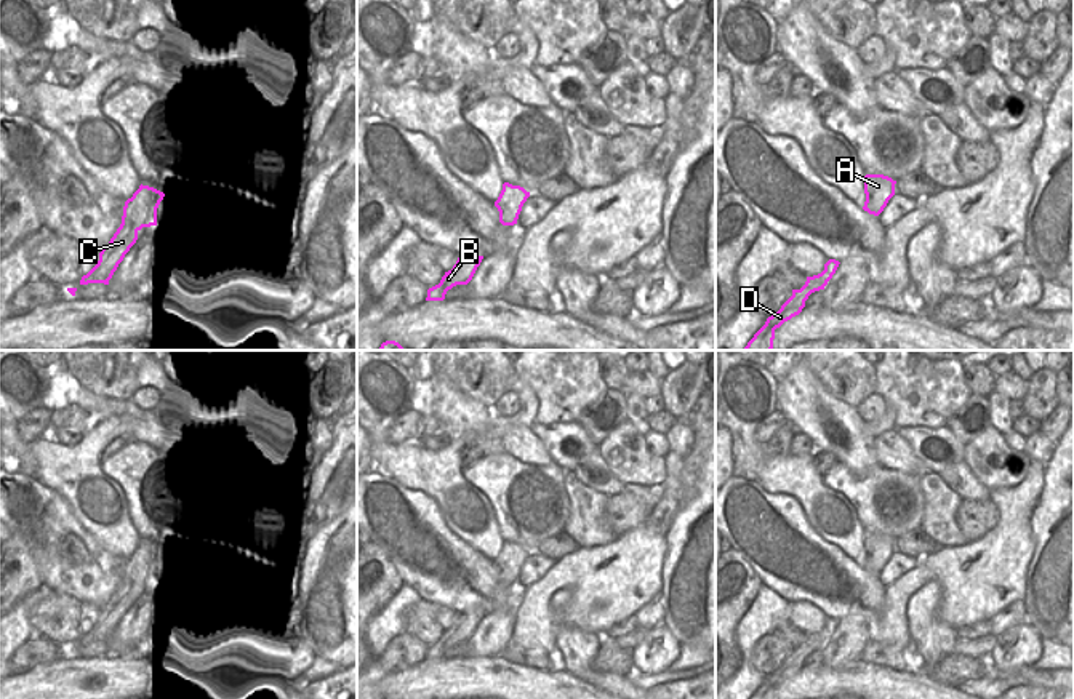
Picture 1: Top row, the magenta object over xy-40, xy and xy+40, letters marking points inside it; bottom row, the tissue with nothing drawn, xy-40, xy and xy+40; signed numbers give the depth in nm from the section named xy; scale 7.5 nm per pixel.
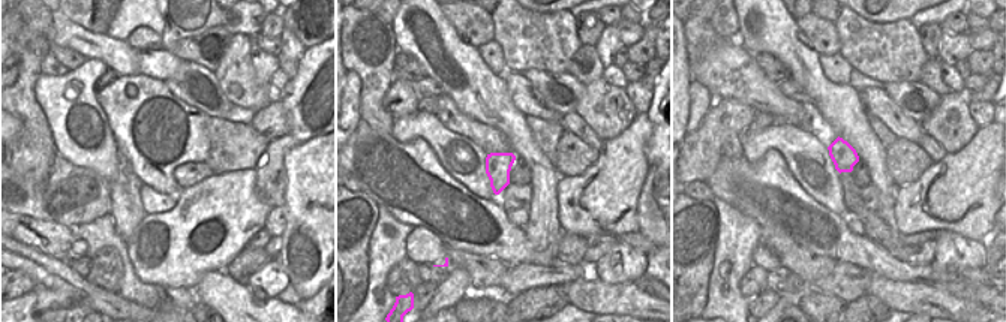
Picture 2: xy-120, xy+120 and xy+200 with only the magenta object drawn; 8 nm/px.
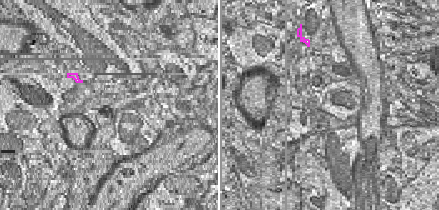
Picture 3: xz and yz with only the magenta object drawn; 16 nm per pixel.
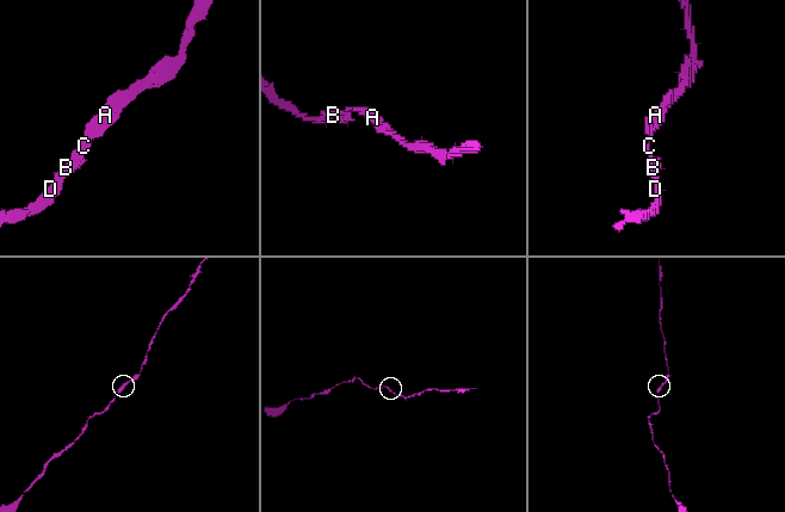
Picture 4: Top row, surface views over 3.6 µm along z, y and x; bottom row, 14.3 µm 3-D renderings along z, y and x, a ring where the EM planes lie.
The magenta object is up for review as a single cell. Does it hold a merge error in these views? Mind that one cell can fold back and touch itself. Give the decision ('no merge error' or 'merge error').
no merge error

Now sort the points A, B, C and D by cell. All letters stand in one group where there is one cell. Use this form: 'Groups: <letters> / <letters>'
Groups: A B C D.

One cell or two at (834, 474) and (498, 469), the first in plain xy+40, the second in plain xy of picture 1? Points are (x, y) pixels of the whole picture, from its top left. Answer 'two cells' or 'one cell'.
one cell

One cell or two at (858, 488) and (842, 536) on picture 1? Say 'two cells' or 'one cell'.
two cells

